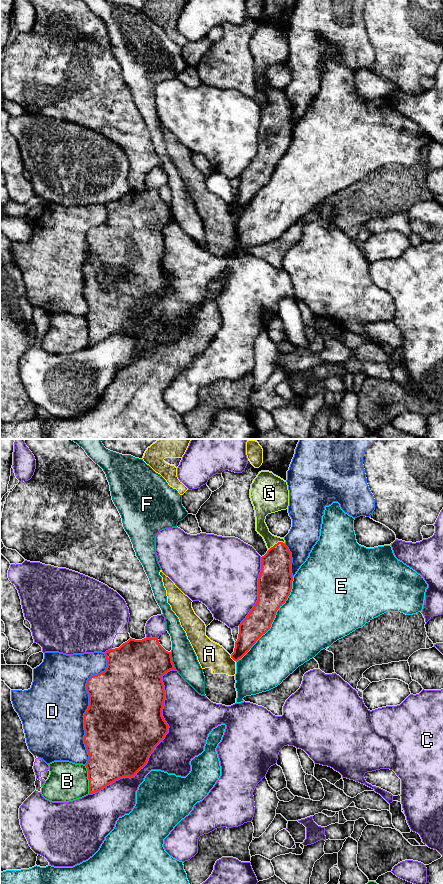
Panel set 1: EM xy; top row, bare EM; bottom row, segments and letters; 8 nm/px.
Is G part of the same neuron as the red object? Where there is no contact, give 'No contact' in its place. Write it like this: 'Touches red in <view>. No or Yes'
Touches red in xy. Yes

